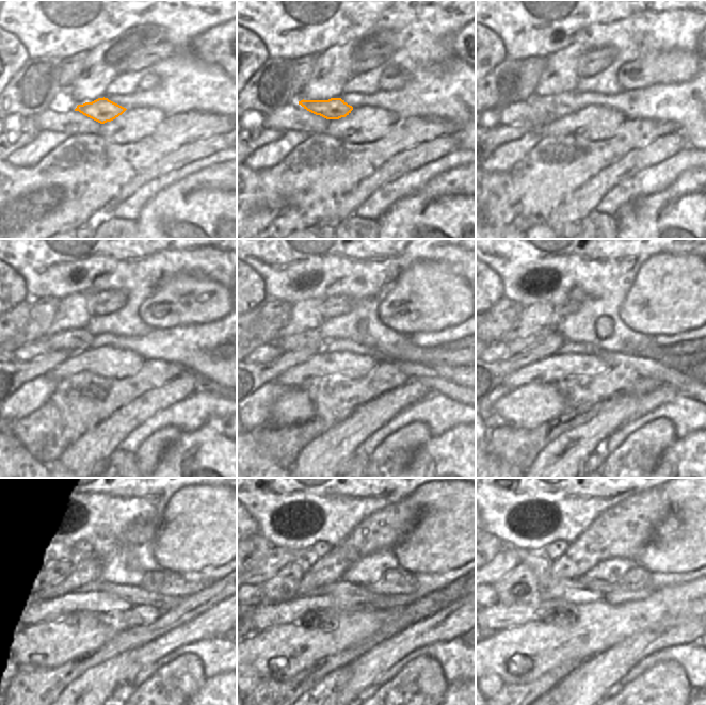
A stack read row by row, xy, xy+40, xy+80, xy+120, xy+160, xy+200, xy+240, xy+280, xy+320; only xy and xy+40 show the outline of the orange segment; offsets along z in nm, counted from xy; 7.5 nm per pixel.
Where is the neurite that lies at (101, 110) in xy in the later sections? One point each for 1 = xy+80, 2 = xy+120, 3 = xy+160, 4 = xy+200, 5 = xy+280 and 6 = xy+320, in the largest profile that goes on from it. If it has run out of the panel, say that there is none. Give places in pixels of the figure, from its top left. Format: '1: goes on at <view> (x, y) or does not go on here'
1: goes on at xy+80 (557, 105)
2: goes on at xy+120 (78, 339)
3: goes on at xy+160 (311, 338)
4: goes on at xy+200 (516, 346)
5: goes on at xy+280 (283, 587)
6: goes on at xy+320 (519, 586)

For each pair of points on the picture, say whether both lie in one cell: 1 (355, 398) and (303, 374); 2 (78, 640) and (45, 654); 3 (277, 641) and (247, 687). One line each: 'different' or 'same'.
1: different
2: same
3: different

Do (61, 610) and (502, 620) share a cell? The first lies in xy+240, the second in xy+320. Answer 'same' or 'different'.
same

